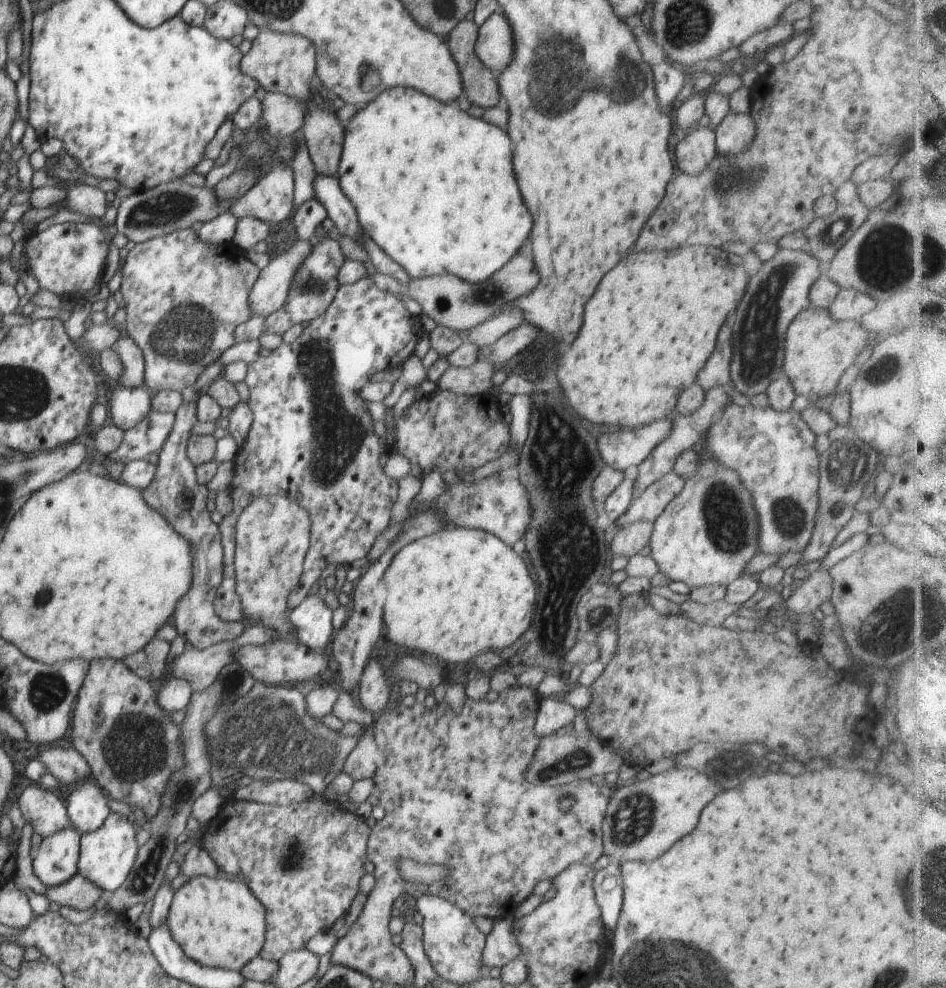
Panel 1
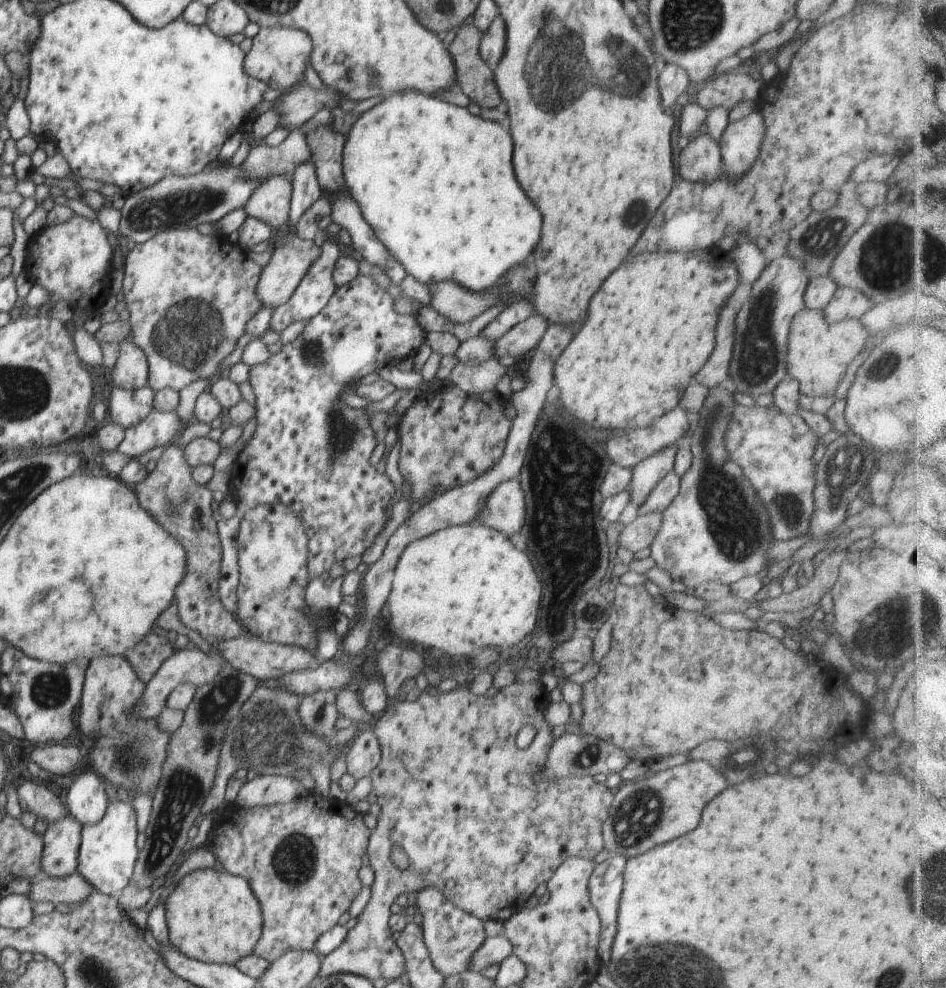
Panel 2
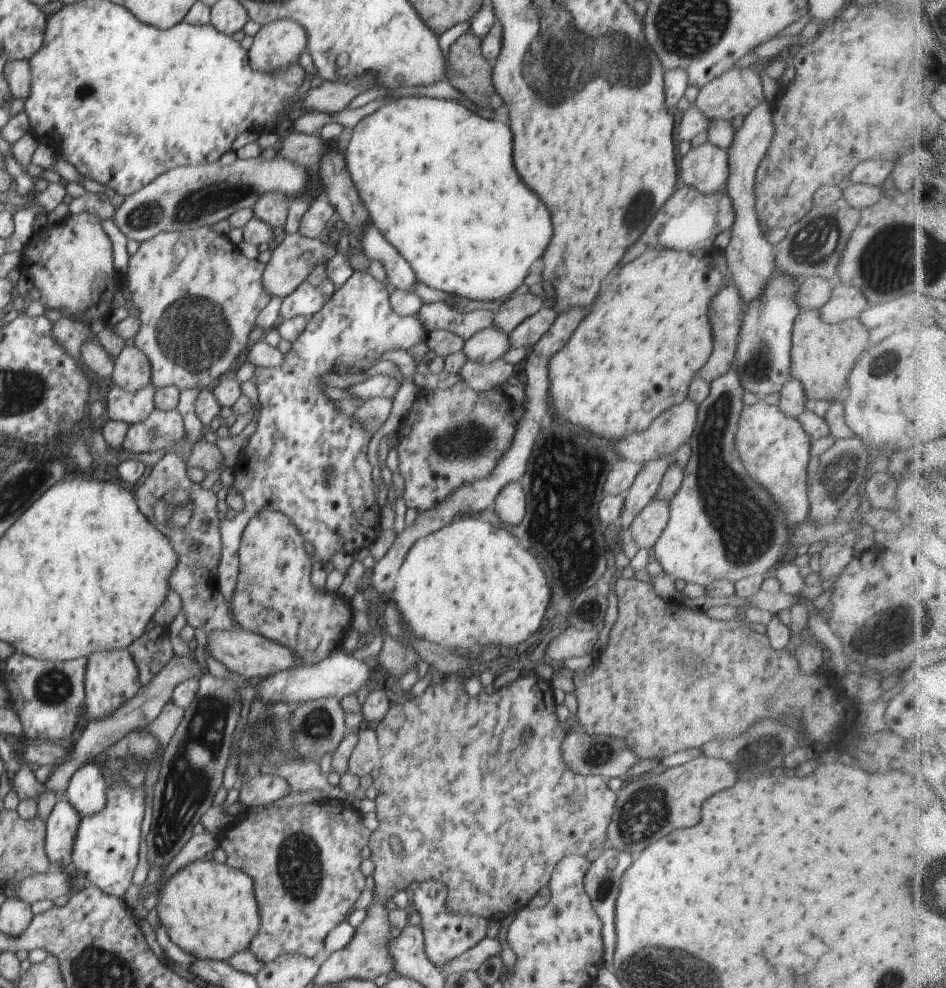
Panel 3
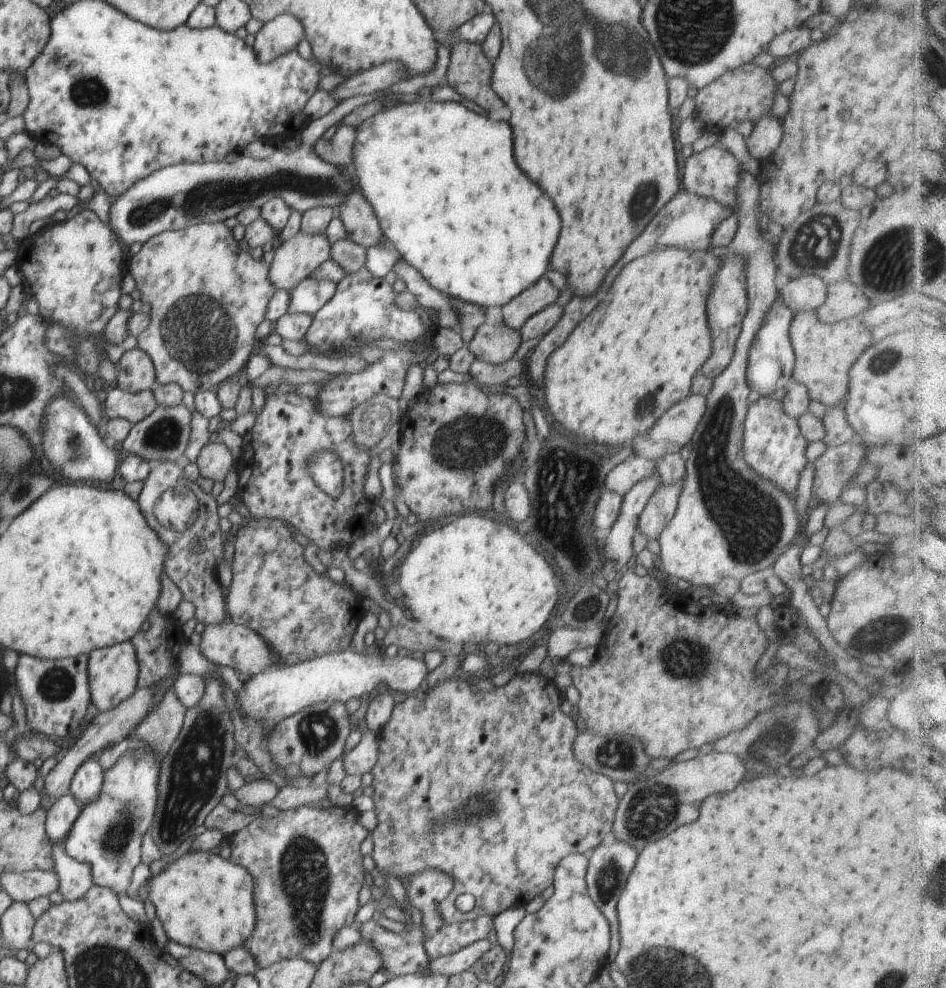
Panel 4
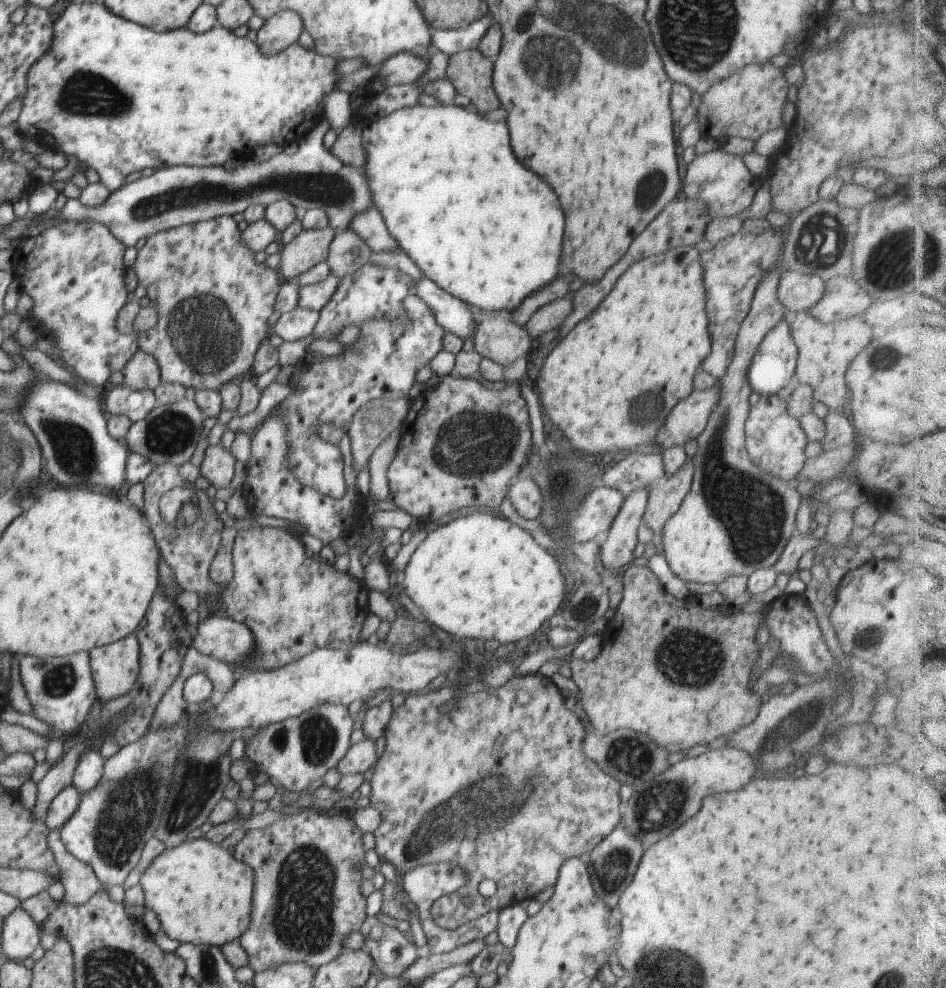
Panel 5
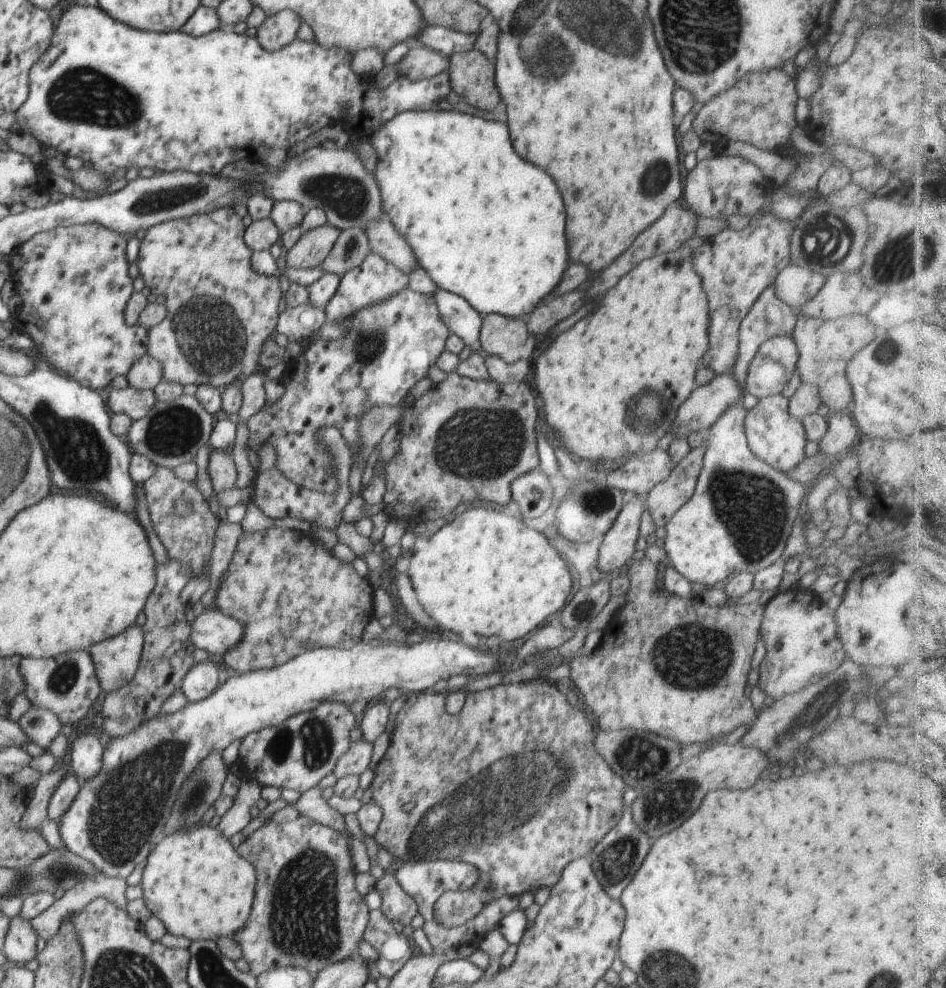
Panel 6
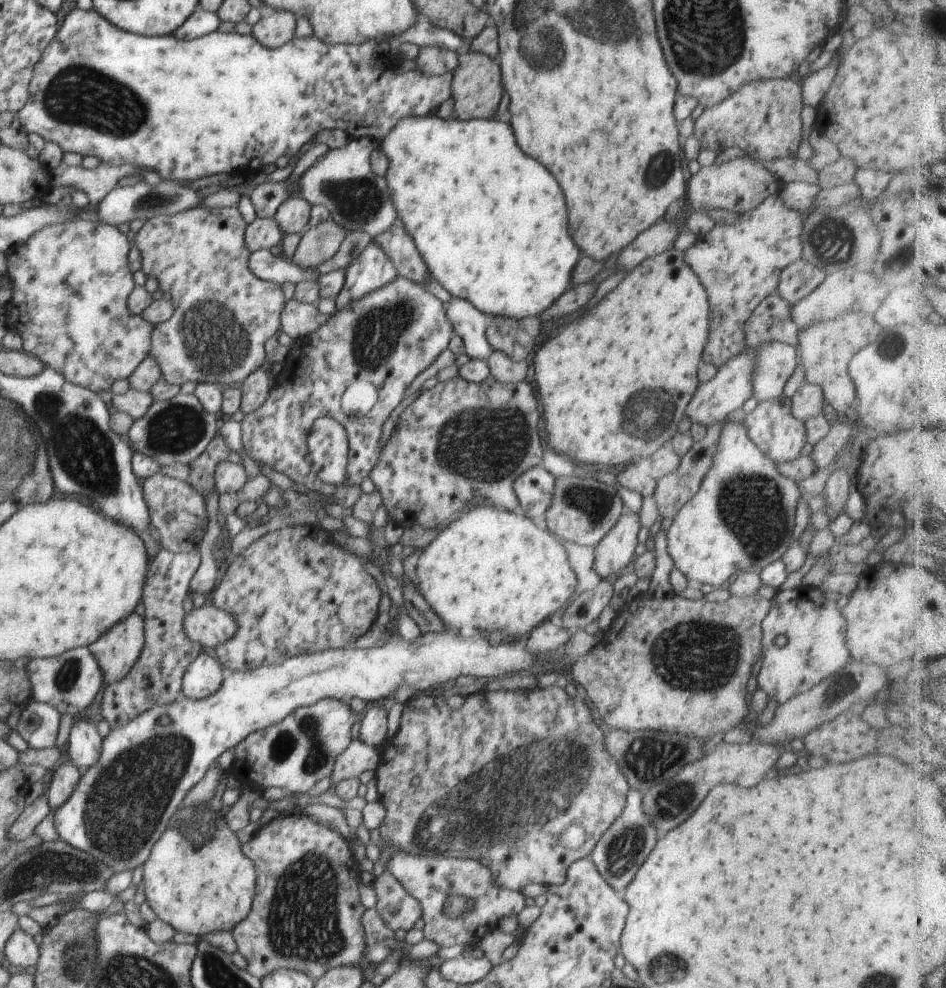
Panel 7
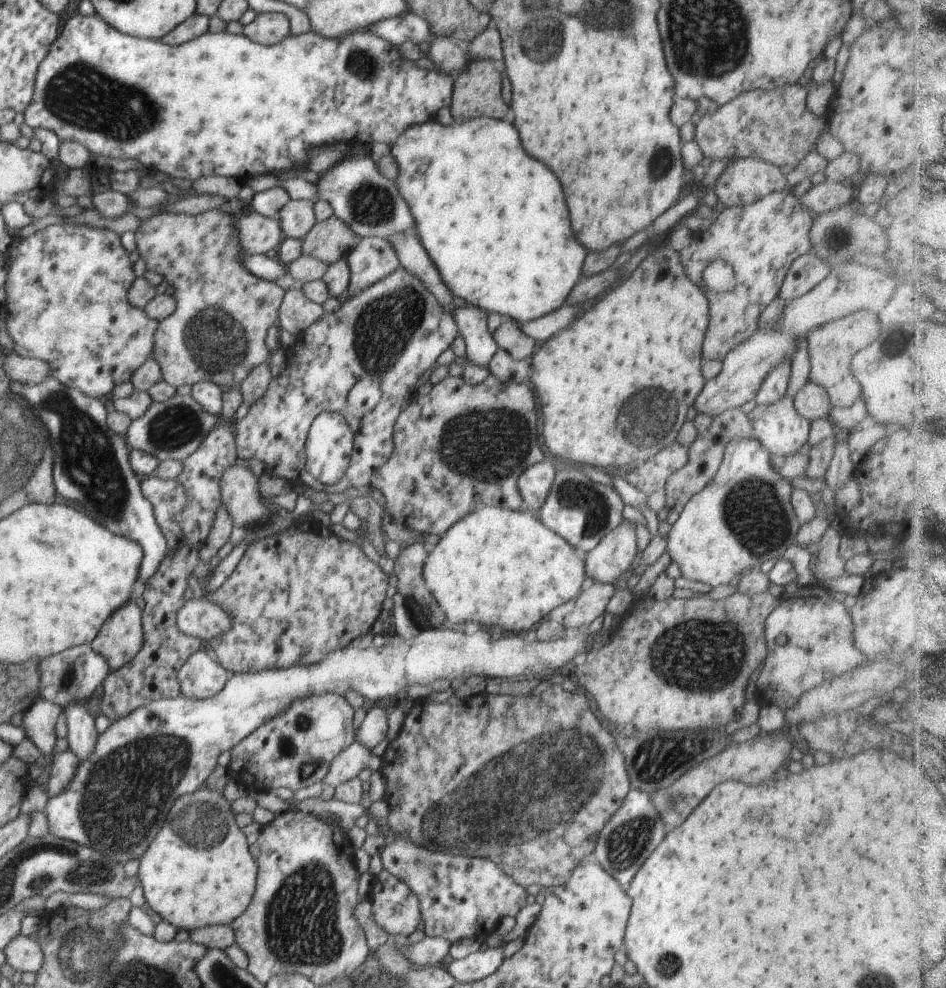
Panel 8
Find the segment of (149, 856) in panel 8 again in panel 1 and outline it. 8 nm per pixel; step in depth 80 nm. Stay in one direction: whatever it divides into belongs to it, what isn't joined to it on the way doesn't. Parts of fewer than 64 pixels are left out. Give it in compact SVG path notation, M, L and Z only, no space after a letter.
M203 875L192 877L175 890L166 922L188 958L200 966L238 972L259 956L267 929L264 905L246 890L246 884Z

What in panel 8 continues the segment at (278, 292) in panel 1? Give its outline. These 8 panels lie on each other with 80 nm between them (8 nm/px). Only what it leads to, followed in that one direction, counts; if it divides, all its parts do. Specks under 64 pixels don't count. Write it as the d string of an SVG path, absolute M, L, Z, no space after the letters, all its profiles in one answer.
M332 216L321 221L301 240L301 254L331 263L341 260L357 246L359 237L342 220Z

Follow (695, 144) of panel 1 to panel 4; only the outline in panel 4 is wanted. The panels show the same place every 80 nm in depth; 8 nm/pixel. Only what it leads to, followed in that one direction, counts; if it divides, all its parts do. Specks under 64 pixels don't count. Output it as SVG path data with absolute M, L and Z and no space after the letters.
M715 144L701 152L693 152L684 164L681 186L692 194L707 196L721 202L724 208L736 210L736 187L739 185L740 163L722 146Z

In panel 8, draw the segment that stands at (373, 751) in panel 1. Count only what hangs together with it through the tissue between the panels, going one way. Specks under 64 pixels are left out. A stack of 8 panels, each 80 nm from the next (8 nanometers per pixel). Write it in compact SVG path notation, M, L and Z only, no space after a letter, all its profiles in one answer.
M358 739L340 752L330 764L328 773L324 776L325 786L338 787L344 782L357 778L364 768L378 771L382 768L382 757L374 756L371 750L362 746Z

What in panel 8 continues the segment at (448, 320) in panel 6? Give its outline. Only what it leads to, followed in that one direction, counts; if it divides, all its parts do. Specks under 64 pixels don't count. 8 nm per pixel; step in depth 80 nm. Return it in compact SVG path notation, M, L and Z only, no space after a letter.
M460 306L454 310L453 320L456 322L459 335L466 344L466 359L476 366L488 367L490 360L499 350L496 340L488 330L488 313L480 308Z

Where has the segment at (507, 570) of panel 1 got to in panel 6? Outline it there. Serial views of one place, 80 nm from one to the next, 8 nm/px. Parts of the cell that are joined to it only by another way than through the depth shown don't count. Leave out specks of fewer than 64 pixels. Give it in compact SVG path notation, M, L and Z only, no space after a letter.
M471 507L439 525L426 542L417 545L406 573L418 602L443 630L520 640L566 604L572 590L570 572L554 545L526 524L499 508Z

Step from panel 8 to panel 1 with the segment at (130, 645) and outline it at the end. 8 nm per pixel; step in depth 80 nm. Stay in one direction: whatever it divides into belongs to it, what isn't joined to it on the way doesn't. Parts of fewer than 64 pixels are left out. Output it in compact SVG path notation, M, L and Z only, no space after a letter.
M118 659L97 660L89 662L89 669L86 673L83 685L79 690L76 699L76 708L74 708L74 716L72 716L72 746L82 755L90 765L91 778L102 788L108 797L114 800L120 800L128 804L130 807L142 808L147 822L155 817L161 807L161 799L164 791L167 789L167 782L175 771L183 768L183 748L181 747L181 725L177 725L171 718L170 713L164 710L157 703L157 694L155 693L153 684L146 679L140 678L134 674L124 663Z

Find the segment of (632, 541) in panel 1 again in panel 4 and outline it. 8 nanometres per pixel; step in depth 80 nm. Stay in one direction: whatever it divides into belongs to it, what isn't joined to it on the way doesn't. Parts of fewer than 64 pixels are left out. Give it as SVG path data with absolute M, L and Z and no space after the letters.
M683 482L671 487L658 485L637 522L637 528L647 540L658 540L664 527L674 516Z

